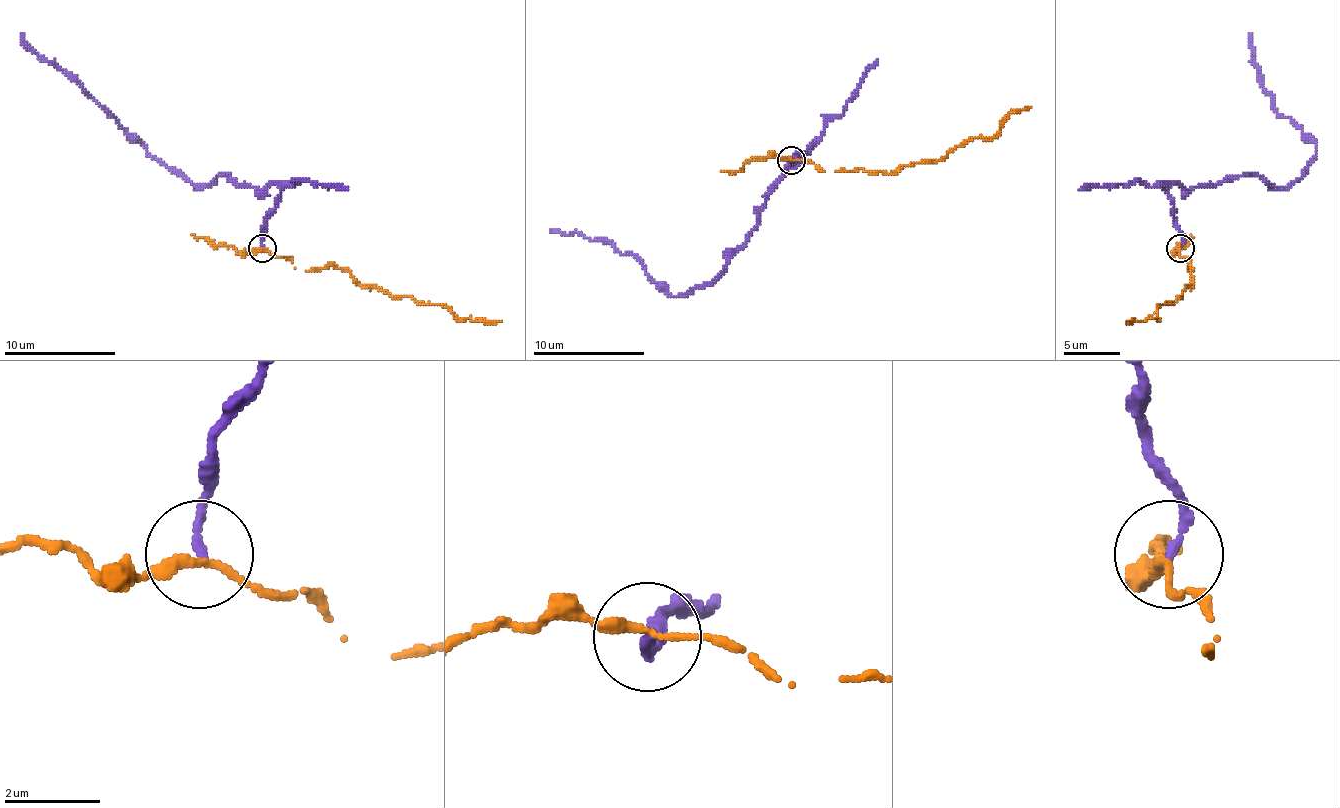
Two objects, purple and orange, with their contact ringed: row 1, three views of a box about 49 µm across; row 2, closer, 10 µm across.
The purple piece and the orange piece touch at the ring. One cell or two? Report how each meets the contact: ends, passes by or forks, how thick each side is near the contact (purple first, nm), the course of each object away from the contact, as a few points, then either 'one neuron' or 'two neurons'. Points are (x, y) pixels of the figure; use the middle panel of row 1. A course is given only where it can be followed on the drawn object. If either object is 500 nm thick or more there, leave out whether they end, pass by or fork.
purple ends | orange passes by | 180/200 nm | purple via (791, 160), (810, 149), (774, 188), (749, 241), (710, 282), (679, 296), (606, 241), (551, 232) | orange via (791, 160), (824, 171), (863, 168), (894, 174), (991, 137), (1011, 112), (1031, 107) | two neurons

